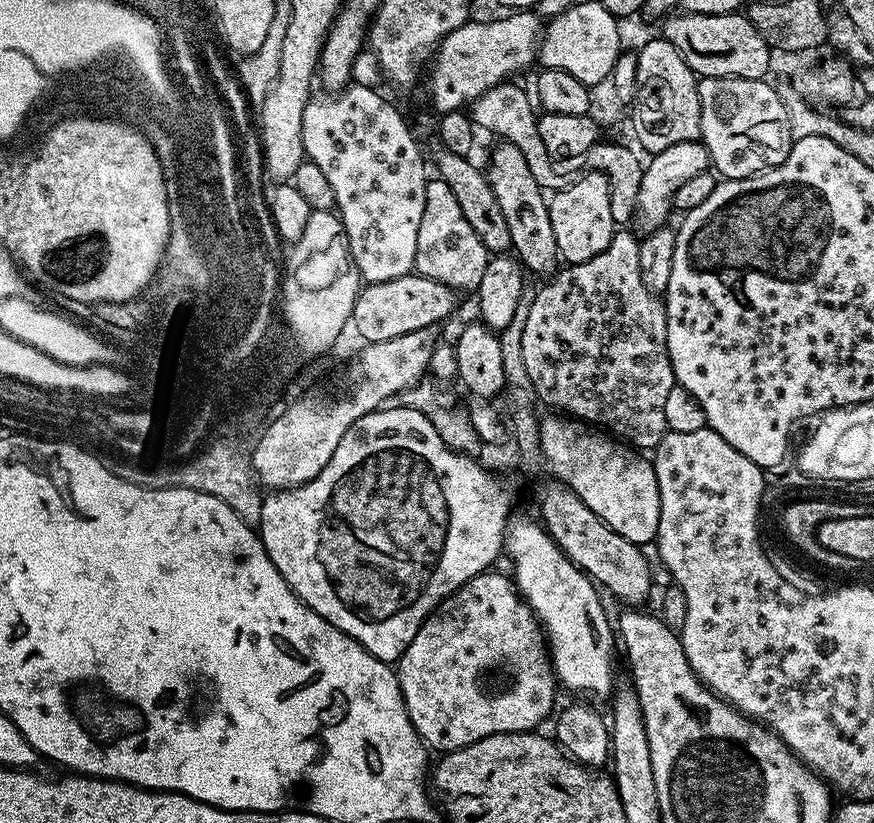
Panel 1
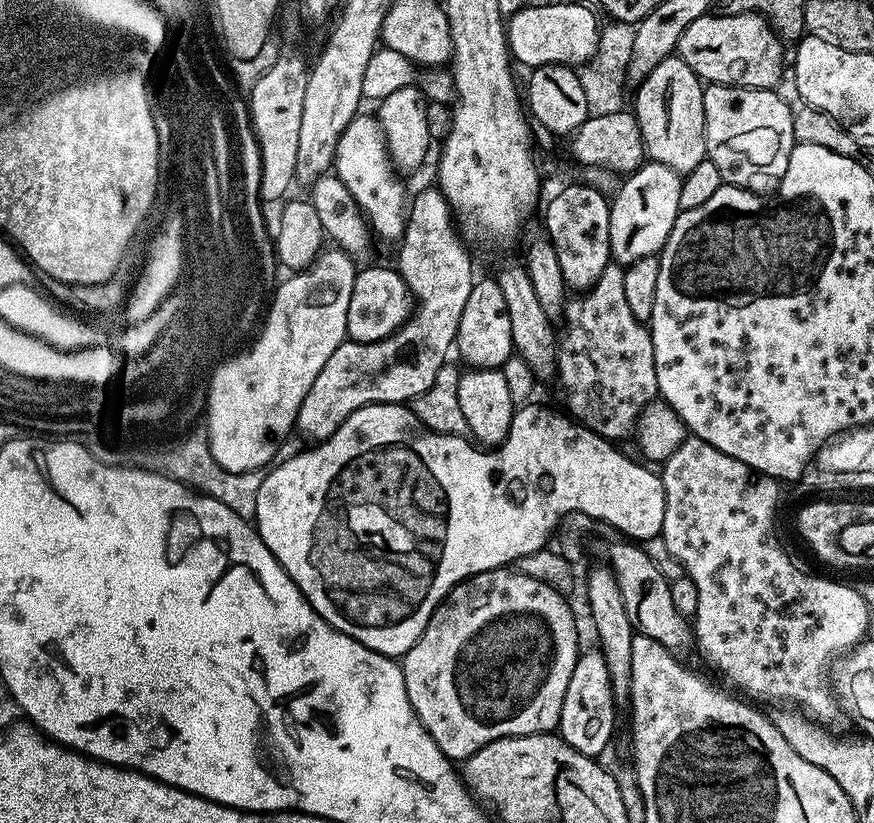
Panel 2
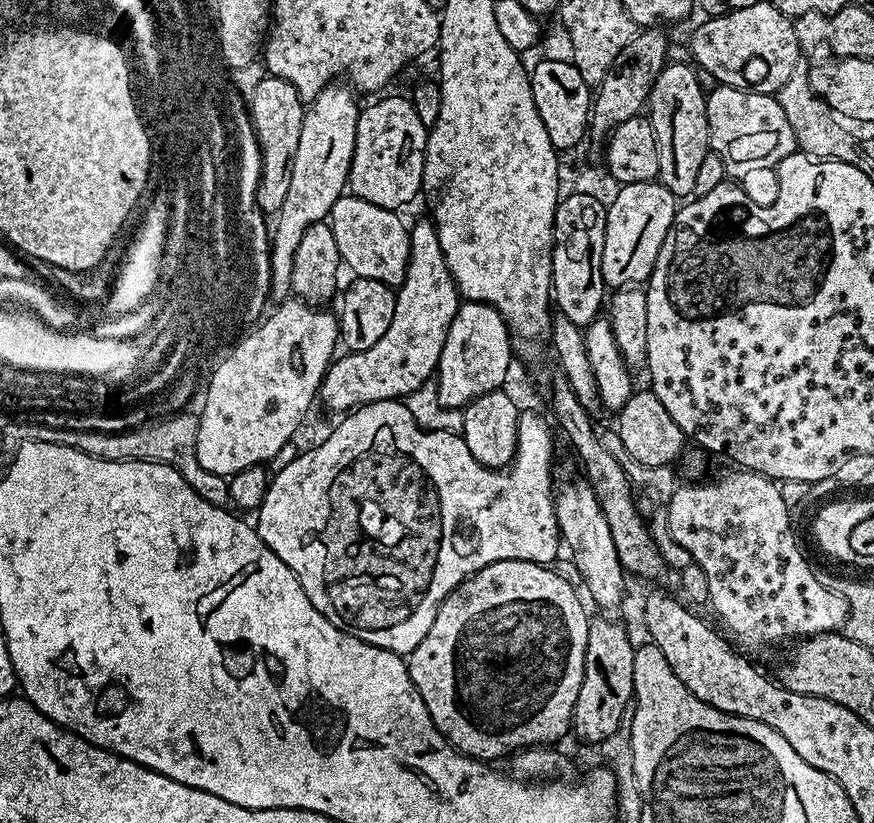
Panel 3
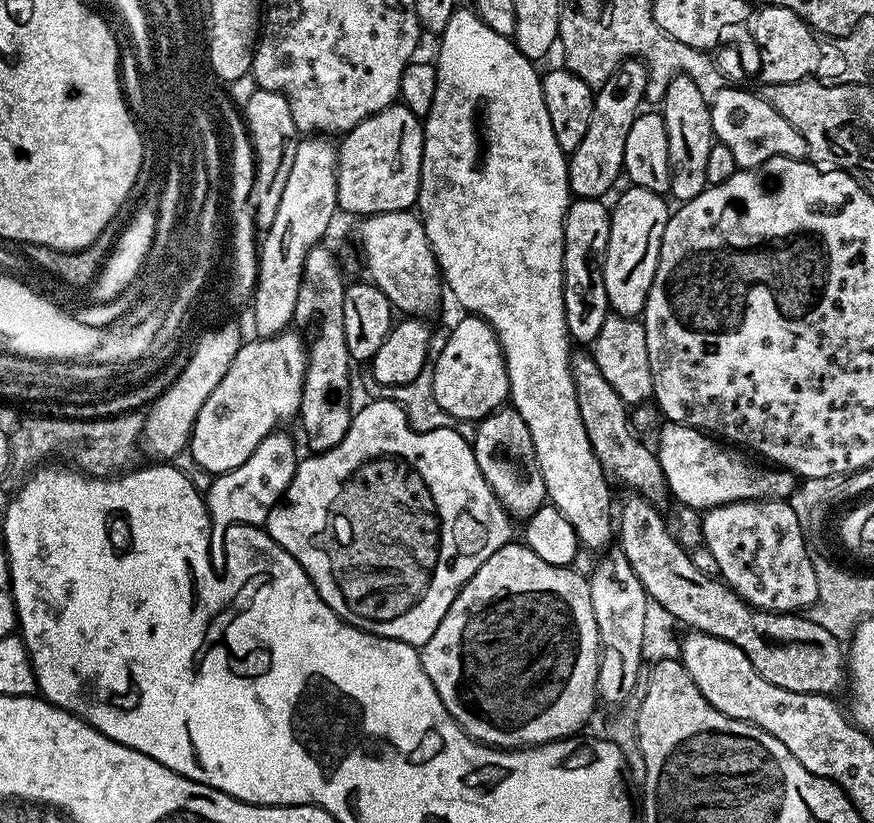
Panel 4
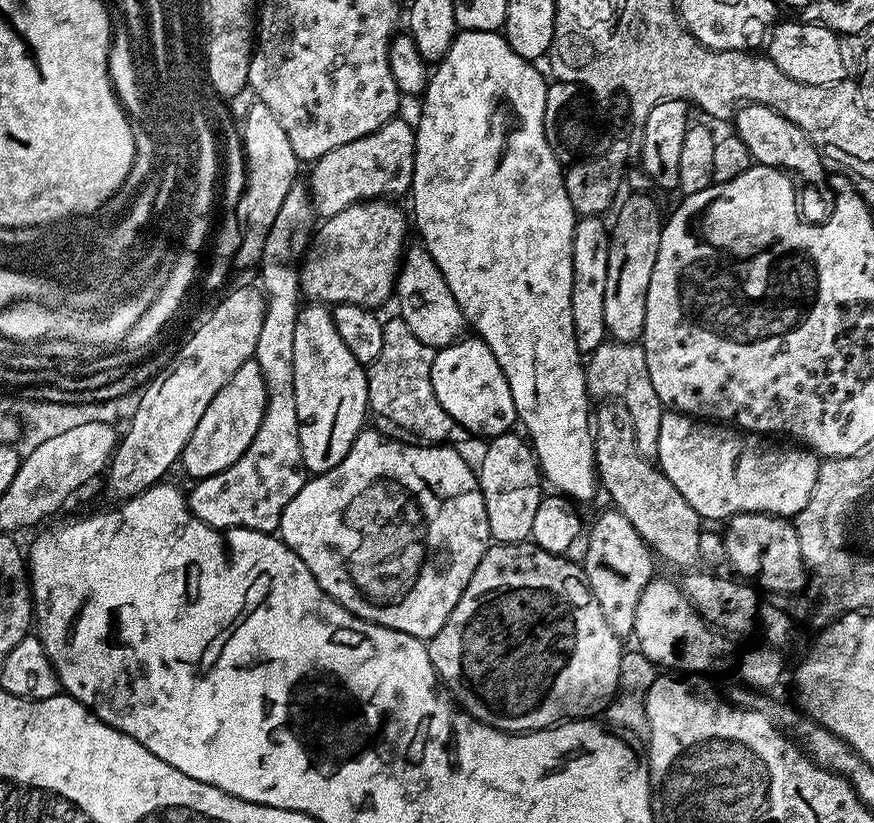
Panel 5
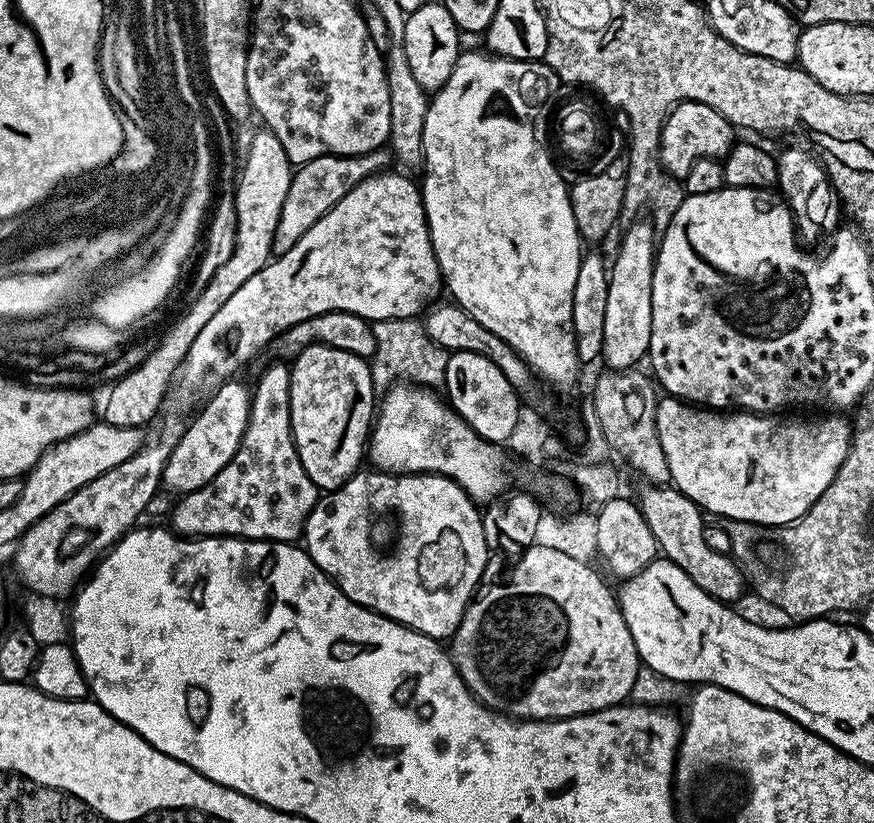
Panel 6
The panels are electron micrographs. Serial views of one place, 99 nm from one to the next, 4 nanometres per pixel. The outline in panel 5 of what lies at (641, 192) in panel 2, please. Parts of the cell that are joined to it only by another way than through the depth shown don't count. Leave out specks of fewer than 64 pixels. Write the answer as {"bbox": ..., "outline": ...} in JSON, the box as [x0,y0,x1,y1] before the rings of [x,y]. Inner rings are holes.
{"bbox":[606,194,662,344],"outline":[[[632,194],[619,205],[616,225],[610,228],[610,258],[606,266],[606,330],[613,341],[634,344],[643,337],[646,322],[646,290],[650,290],[650,274],[654,274],[654,258],[658,258],[658,242],[662,216],[648,194]]]}

